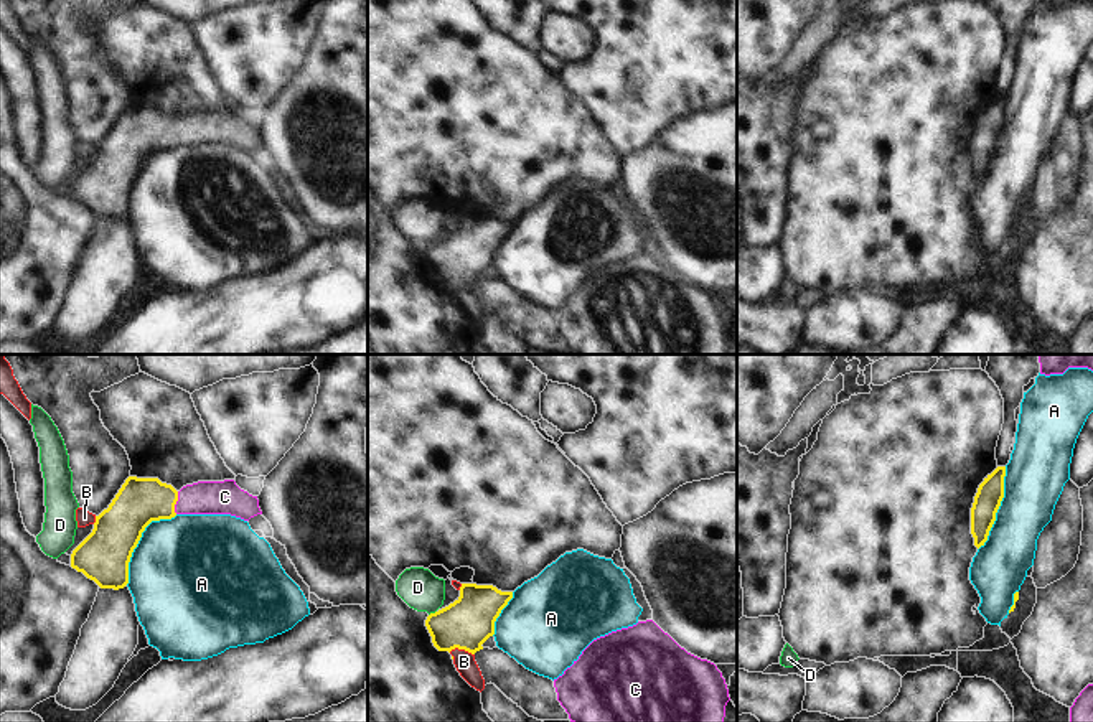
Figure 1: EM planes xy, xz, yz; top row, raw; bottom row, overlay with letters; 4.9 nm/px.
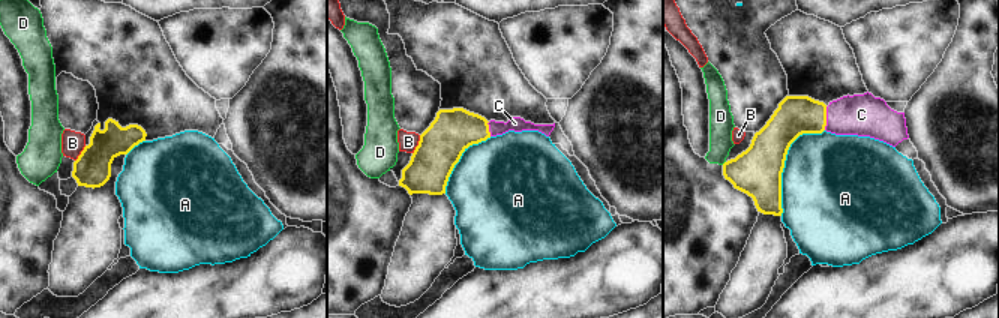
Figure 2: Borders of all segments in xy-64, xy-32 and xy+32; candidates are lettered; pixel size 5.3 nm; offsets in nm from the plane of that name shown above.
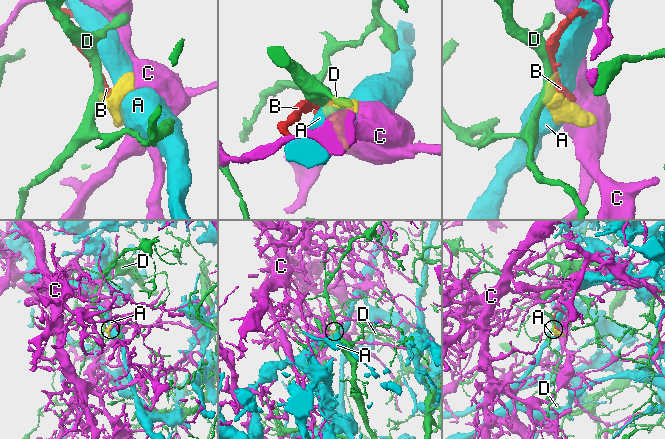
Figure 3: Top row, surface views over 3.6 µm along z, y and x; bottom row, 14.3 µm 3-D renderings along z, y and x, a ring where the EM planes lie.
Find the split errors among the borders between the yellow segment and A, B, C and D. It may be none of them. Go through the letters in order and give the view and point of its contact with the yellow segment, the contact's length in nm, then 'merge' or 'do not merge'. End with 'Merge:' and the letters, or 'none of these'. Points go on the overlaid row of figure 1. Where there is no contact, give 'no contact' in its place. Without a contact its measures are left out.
A: xy (139, 539) | 420 nm | do not merge
B: xz (462, 648) | 130 nm | do not merge
C: xy (175, 503) | 110 nm | merge
D: xz (432, 614) | 50 nm | do not merge
Merge: C

